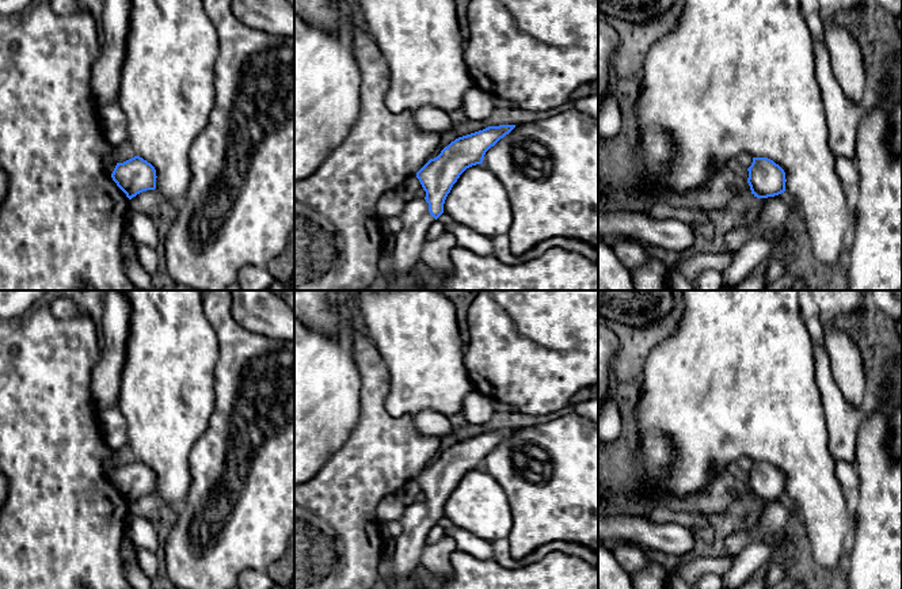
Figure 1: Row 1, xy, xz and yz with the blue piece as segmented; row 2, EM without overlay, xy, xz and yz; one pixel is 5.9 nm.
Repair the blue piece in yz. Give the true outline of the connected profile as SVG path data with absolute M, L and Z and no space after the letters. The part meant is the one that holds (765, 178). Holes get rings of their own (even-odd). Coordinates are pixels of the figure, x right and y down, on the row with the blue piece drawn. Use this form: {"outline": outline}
{"outline": "M753 157L747 168L751 194L757 198L774 197L785 191L785 172L768 157Z"}

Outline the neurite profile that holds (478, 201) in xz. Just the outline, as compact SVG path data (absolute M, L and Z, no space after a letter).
M483 164L460 175L445 200L444 213L486 238L506 235L511 225L511 205L505 187Z

